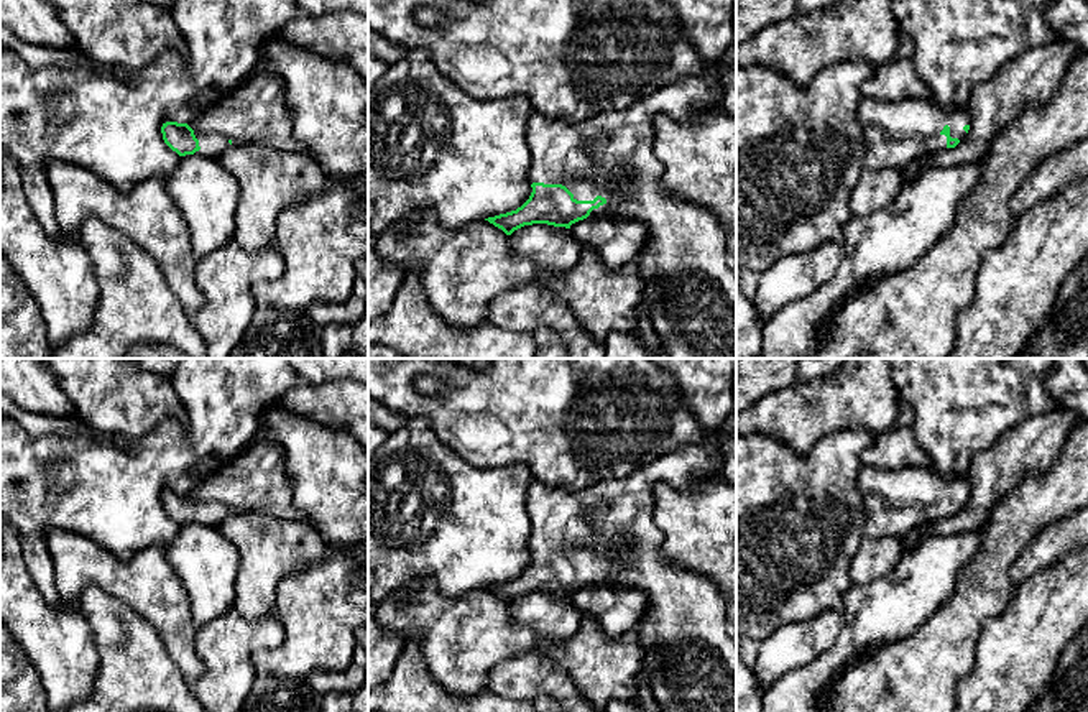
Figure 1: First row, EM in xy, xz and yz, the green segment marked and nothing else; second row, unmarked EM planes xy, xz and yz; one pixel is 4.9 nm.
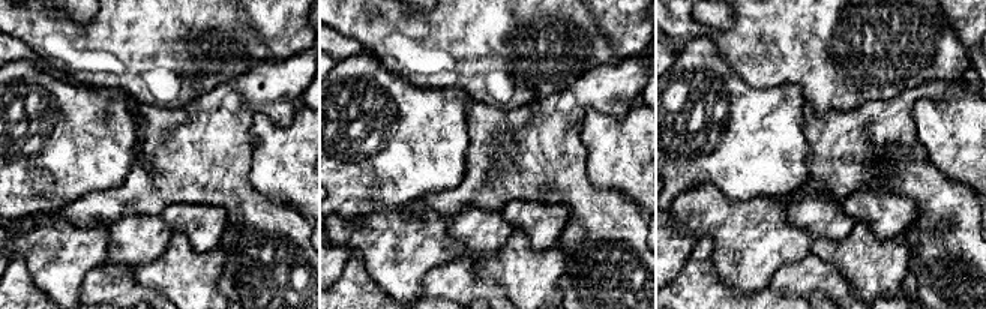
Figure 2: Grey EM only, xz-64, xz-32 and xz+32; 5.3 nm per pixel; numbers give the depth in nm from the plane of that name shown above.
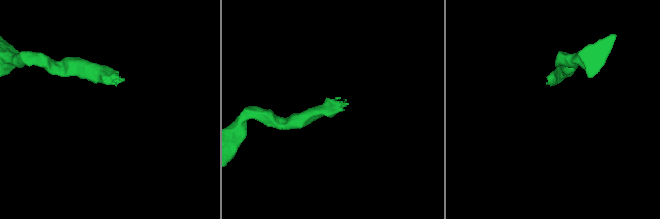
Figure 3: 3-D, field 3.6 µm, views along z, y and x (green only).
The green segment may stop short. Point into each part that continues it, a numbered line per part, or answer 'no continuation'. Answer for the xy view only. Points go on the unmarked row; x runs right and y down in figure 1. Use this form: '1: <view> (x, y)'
1: xy (257, 479)

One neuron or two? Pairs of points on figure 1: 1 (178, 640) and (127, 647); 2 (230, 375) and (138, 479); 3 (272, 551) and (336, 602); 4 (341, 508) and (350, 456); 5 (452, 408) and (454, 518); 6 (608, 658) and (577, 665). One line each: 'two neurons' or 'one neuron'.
1: two neurons
2: one neuron
3: two neurons
4: one neuron
5: two neurons
6: one neuron

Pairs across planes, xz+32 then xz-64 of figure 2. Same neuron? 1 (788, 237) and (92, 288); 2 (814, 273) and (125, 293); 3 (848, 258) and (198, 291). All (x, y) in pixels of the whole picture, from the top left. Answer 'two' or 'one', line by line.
1: two
2: one
3: one

